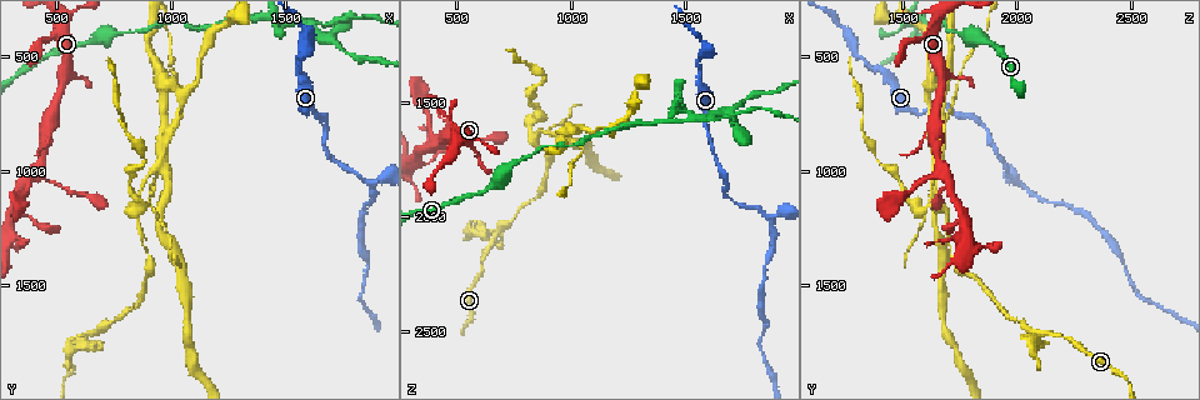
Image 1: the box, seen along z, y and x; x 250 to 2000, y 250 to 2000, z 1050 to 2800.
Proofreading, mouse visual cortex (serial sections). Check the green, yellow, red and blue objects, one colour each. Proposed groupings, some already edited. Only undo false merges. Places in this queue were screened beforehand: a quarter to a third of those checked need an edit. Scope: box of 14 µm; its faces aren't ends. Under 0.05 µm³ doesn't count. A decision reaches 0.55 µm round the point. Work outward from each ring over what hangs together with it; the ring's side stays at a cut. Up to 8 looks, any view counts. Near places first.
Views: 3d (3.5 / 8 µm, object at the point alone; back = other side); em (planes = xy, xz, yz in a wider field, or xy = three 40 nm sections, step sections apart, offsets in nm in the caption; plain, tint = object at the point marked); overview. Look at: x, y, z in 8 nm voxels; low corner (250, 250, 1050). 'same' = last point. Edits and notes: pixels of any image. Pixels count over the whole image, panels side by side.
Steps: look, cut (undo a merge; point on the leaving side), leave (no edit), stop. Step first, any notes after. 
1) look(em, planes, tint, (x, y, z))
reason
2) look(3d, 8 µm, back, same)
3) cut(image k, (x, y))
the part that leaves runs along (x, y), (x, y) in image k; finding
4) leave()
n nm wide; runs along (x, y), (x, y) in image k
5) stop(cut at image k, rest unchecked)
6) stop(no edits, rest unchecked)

look(3d, 3.5 µm, back, (420, 1000, 1670))
four or more arms meet

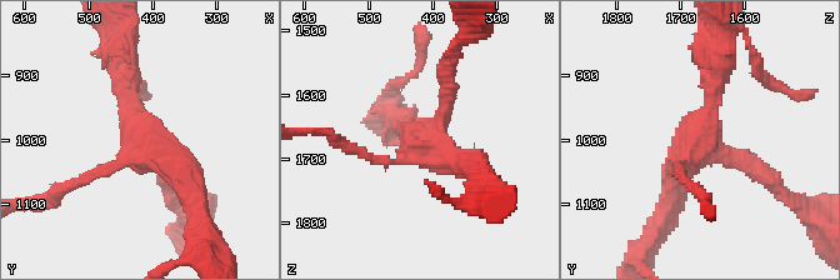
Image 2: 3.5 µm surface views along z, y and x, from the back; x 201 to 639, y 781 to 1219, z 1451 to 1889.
look(em, xy, step 1, tint, (415, 1000, 1680))

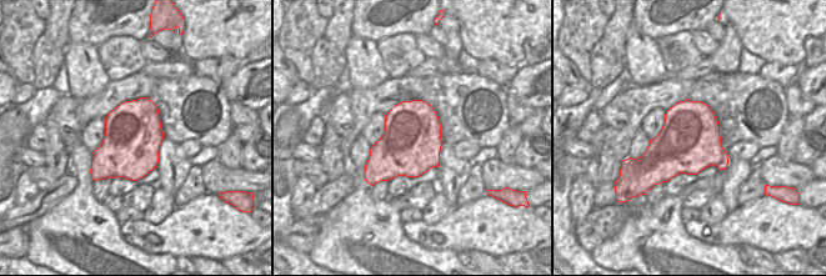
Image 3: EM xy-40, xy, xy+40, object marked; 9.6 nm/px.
leave()
arms of 150, 200, 300, 350 nm; runs along (120, 65), (139, 134), (196, 199) in image 2; continuous, no second cell

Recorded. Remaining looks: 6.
look(3d, 3.5 µm, (360, 1210, 1780))
abrupt turn

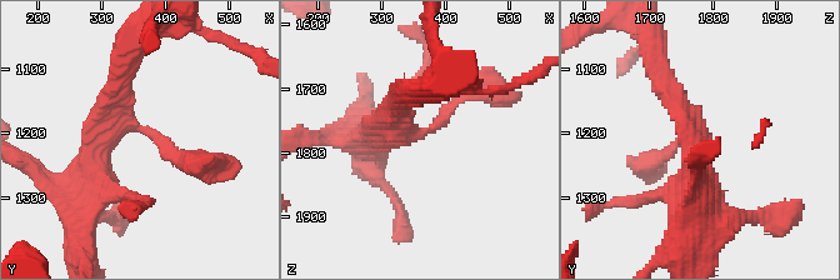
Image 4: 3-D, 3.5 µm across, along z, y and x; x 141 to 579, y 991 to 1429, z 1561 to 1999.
look(em, xy, step 2, tint, (370, 1205, 1765))
3 arms; arms of 150, 300, 350 nm

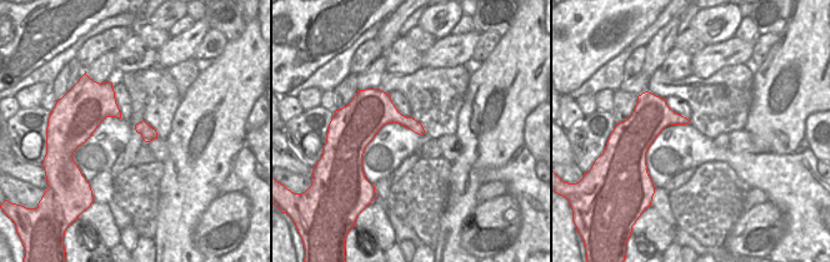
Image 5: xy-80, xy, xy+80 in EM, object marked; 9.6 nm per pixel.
leave()
150 nm wide; runs along (118, 84), (109, 119), (205, 164) in image 4; all the same cell

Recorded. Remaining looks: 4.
look(3d, 3.5 µm, (650, 1710, 2120))

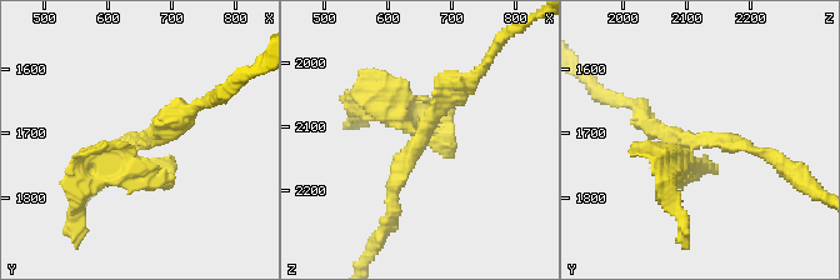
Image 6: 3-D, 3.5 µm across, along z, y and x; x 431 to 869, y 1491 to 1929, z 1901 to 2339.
look(em, xy, step 2, tint, (655, 1710, 2115))

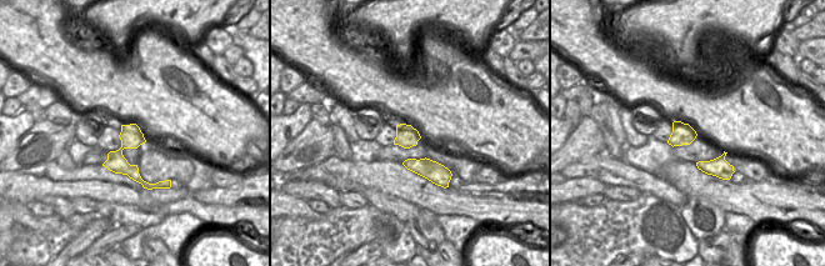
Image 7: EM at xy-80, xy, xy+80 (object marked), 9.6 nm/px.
leave()
all the same cell

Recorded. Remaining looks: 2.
look(3d, 3.5 µm, (980, 820, 1670))
three arms meet

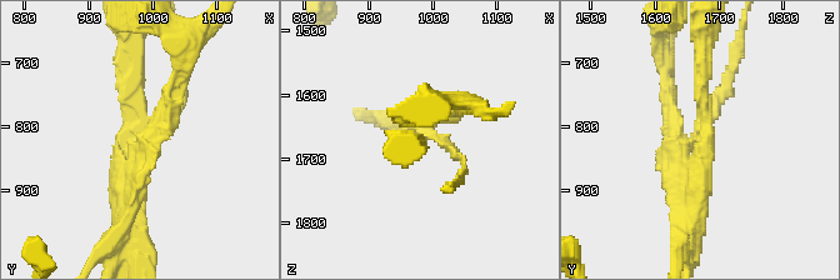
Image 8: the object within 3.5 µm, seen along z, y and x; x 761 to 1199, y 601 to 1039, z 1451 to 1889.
look(em, xy, step 5, tint, (975, 815, 1680))
3 arms; arms of 150, 250, 300 nm

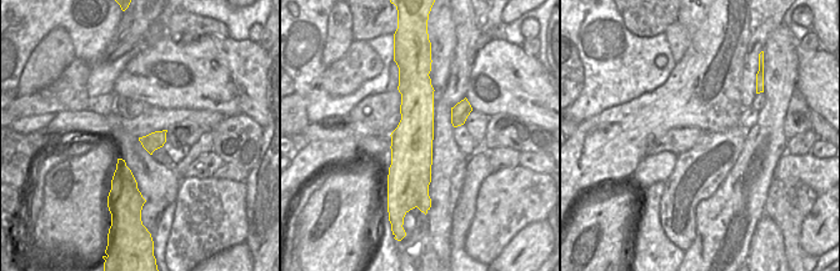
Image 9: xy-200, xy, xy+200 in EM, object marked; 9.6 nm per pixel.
leave()
runs along (413, 81), (415, 177), (425, 189) in image 9; all the same cell

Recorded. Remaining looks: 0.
stop(no edits, rest unchecked)

